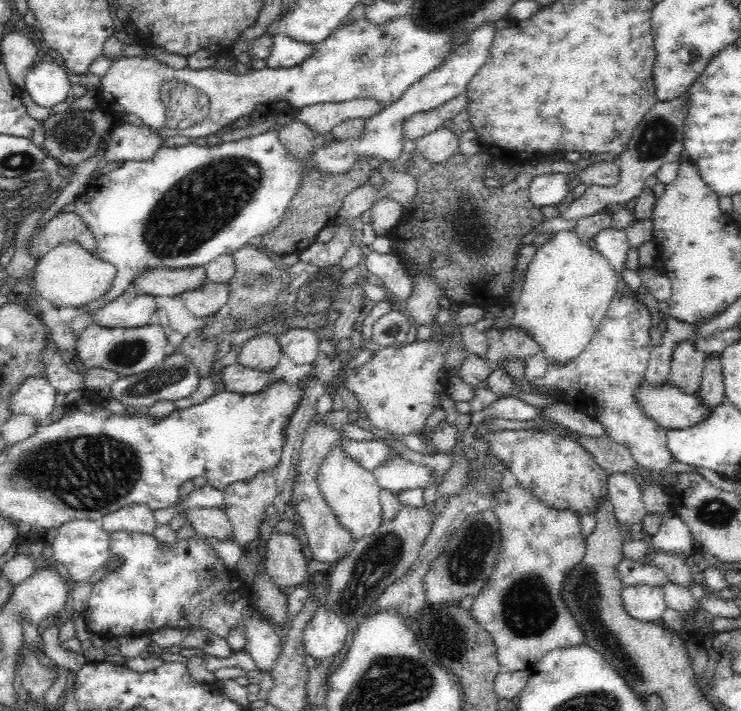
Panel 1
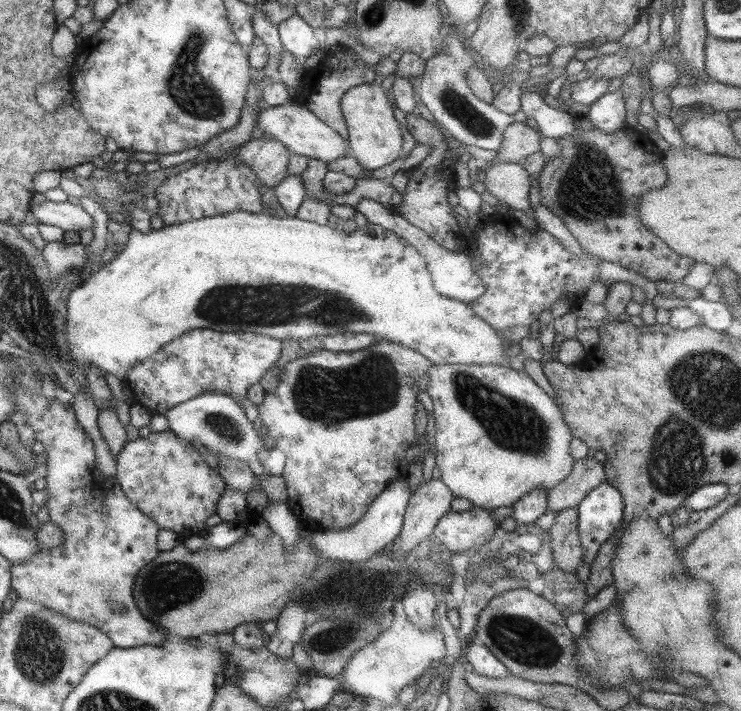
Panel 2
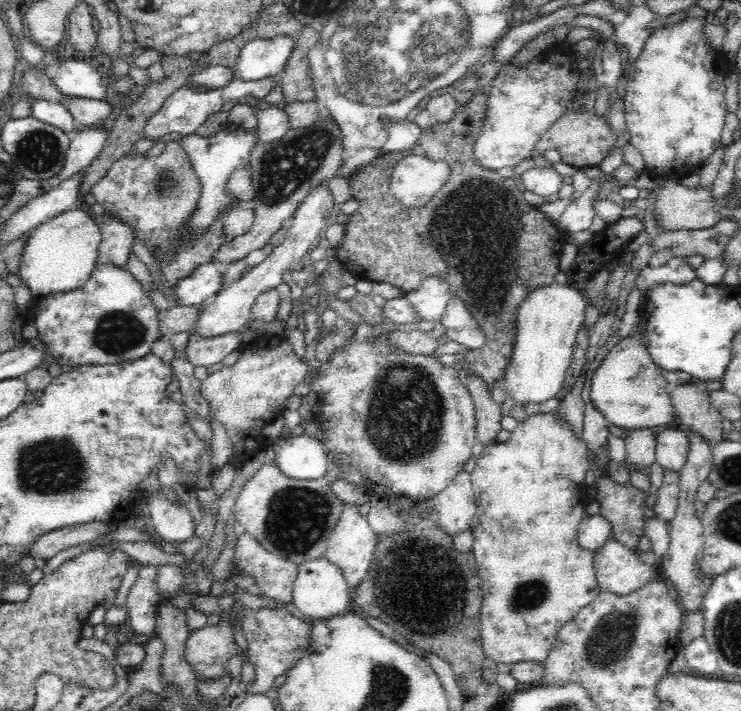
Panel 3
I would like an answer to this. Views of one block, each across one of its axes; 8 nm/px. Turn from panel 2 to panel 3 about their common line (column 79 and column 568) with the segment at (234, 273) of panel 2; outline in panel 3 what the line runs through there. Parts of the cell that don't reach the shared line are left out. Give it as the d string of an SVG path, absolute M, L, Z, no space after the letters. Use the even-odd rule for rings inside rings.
M557 282L536 288L518 306L516 338L502 378L508 398L517 405L540 404L560 392L571 364L576 335L584 325L586 306L586 298L579 290Z

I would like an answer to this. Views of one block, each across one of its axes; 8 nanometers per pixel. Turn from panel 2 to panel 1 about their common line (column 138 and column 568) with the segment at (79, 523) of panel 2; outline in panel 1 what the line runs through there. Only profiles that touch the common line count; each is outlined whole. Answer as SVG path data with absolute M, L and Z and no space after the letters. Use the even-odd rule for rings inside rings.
M518 483L506 489L500 487L493 494L492 508L500 524L501 554L497 557L496 569L492 570L483 592L474 600L471 613L493 638L499 670L525 671L555 648L578 646L584 642L580 625L562 601L562 586L565 574L584 558L587 539L582 535L578 513L546 506Z

